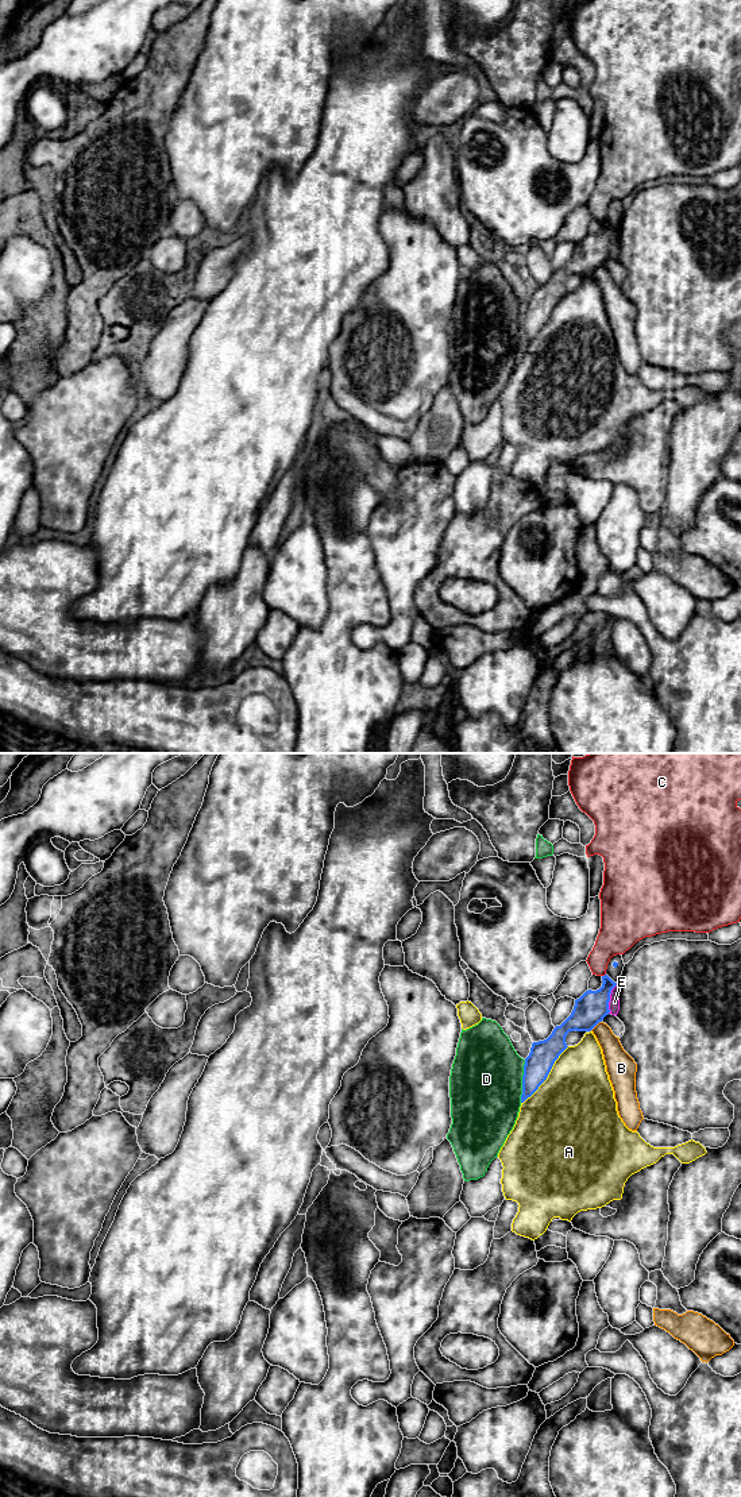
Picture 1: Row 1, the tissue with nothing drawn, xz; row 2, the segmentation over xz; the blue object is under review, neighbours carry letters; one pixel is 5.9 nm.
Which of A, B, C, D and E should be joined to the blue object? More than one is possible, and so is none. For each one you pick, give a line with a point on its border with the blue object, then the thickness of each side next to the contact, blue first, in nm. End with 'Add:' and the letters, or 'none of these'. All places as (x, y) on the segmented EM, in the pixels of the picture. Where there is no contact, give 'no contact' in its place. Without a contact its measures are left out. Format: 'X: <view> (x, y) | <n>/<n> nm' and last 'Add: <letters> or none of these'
Add: none of these

